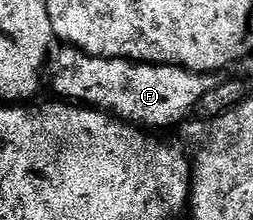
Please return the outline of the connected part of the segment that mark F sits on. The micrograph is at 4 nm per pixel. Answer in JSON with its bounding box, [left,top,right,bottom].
[45,45,216,129]

